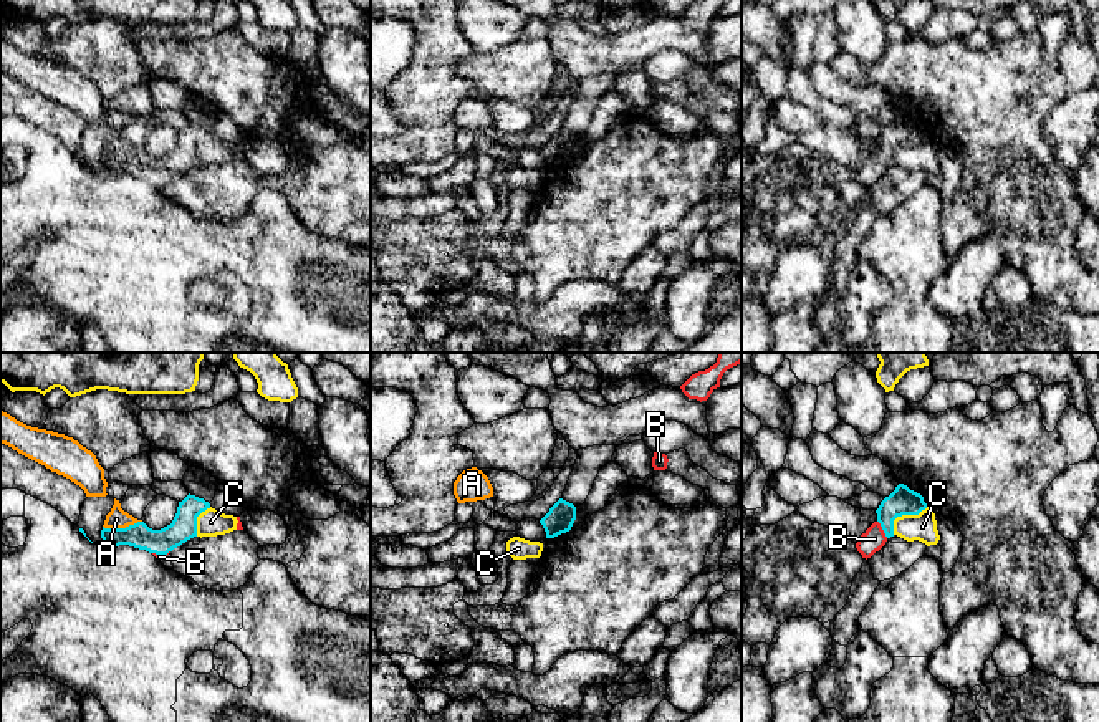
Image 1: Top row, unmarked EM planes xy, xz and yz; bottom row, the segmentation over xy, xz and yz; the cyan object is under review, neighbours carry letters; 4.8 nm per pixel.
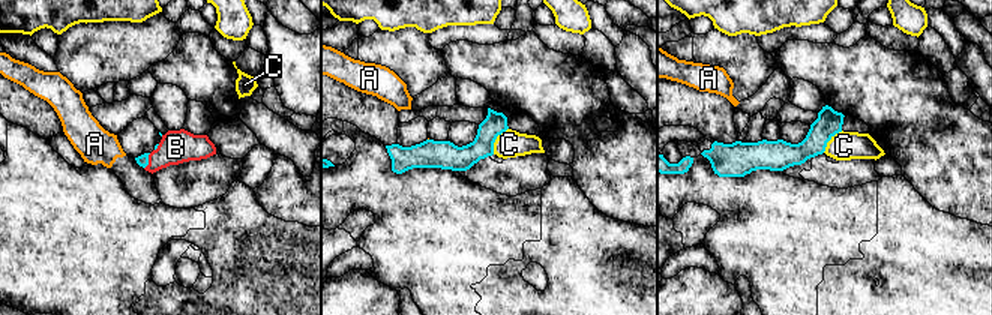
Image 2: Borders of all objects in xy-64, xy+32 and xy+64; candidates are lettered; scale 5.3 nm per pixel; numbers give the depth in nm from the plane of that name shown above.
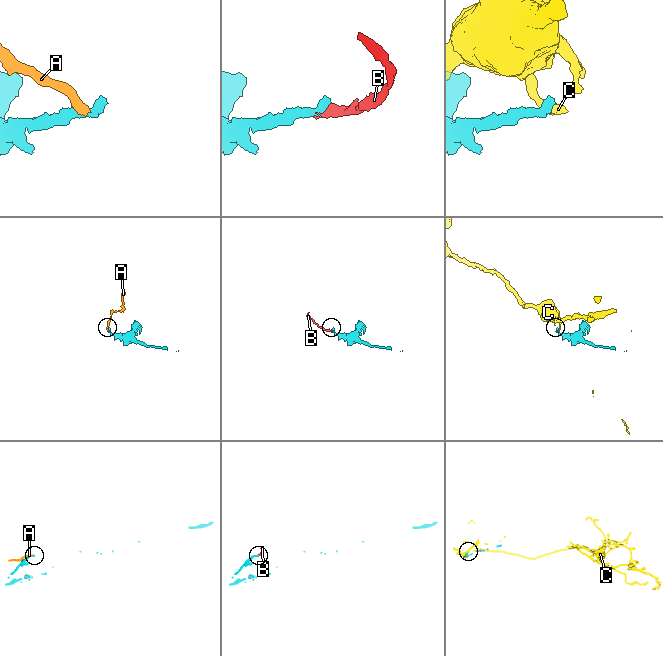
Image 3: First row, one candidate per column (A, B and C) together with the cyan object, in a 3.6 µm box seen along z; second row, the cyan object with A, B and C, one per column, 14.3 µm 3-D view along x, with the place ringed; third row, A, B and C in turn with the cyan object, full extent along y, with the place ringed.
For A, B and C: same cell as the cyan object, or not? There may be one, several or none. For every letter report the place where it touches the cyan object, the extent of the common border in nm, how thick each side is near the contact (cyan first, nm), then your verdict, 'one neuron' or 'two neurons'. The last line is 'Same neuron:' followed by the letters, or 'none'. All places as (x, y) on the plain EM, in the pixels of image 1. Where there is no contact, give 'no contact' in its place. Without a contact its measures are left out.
A: meets cyan in xy at (121, 158); contact 190 nm long; 120 nm thick on the cyan side, 100 nm on the other; two neurons
B: meets cyan in yz at (883, 158); contact 100 nm long; 140 nm thick on the cyan side, 110 nm on the other; one neuron
C: meets cyan in yz at (904, 143); contact 220 nm long; 140 nm thick on the cyan side, 140 nm on the other; two neurons
Same neuron: B

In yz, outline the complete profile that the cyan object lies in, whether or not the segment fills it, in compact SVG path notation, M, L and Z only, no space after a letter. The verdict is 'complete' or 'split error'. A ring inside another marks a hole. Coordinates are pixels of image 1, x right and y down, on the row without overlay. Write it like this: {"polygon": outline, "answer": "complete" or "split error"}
{"polygon": "M899 113L895 119L885 126L876 139L877 149L861 164L856 172L862 187L871 187L885 171L894 166L894 149L902 144L919 144L927 137L924 126L907 114Z", "answer": "split error"}

